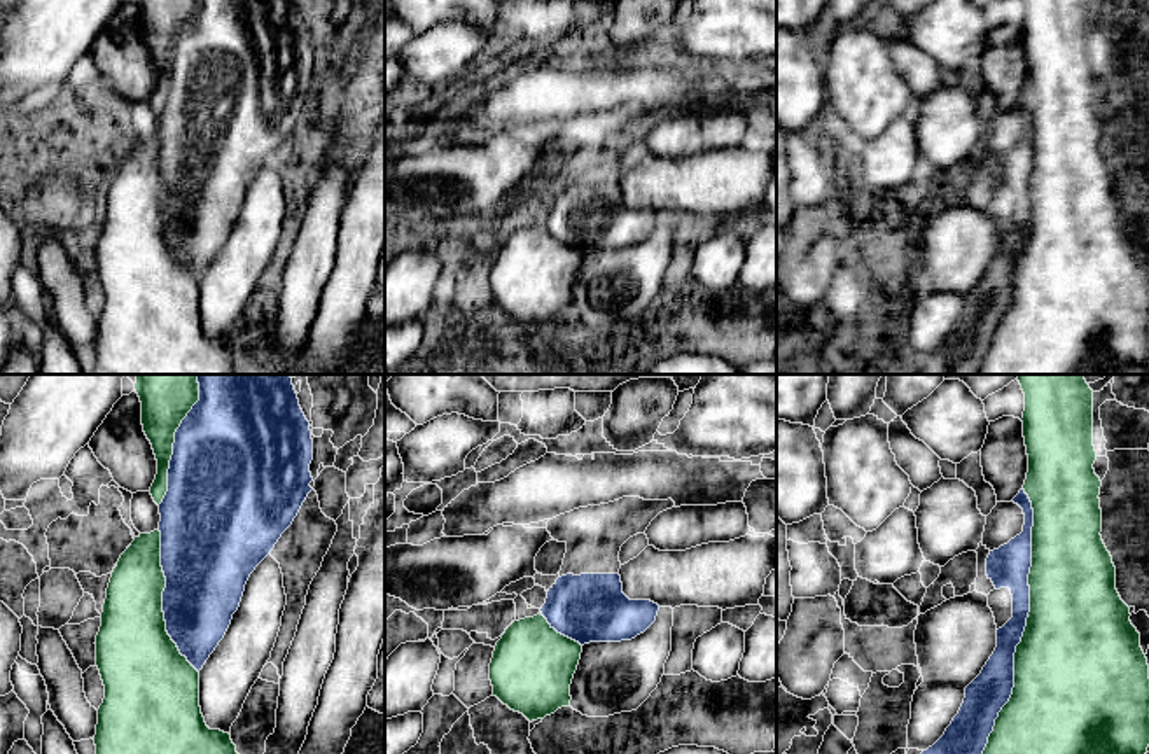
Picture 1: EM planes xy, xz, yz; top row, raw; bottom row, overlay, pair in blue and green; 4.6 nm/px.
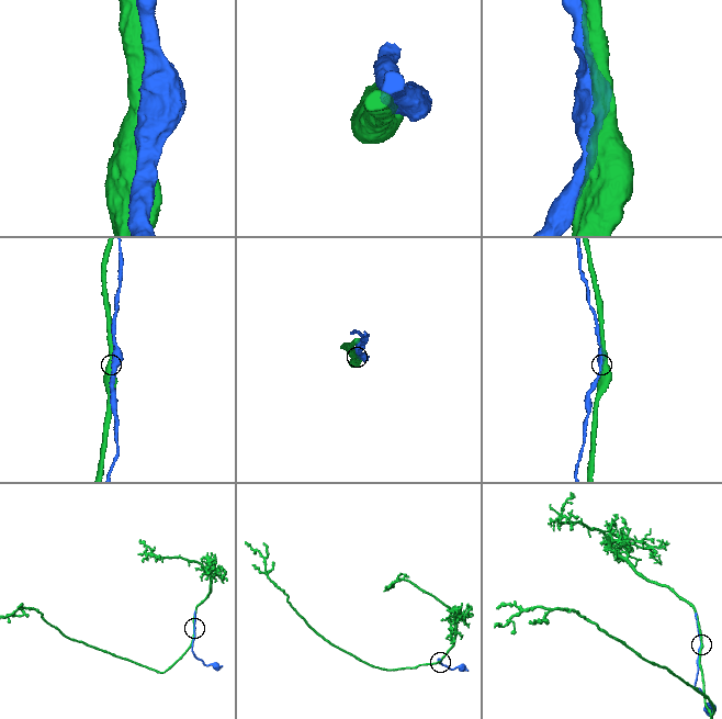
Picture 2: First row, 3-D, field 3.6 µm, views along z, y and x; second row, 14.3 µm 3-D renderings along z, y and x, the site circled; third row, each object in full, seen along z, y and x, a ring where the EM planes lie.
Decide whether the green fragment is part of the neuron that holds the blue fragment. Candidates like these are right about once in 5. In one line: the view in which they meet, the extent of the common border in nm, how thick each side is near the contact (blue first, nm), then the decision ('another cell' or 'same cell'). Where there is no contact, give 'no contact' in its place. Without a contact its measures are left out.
yz | 1250 nm | 170/480 nm | another cell

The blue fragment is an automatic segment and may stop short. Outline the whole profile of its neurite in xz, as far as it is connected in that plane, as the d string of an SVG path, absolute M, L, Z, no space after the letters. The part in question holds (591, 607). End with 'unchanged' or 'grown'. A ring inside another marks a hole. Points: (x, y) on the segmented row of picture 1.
M619 574L561 576L540 609L551 628L581 646L631 640L656 621L658 611L651 600L630 600Z | unchanged

